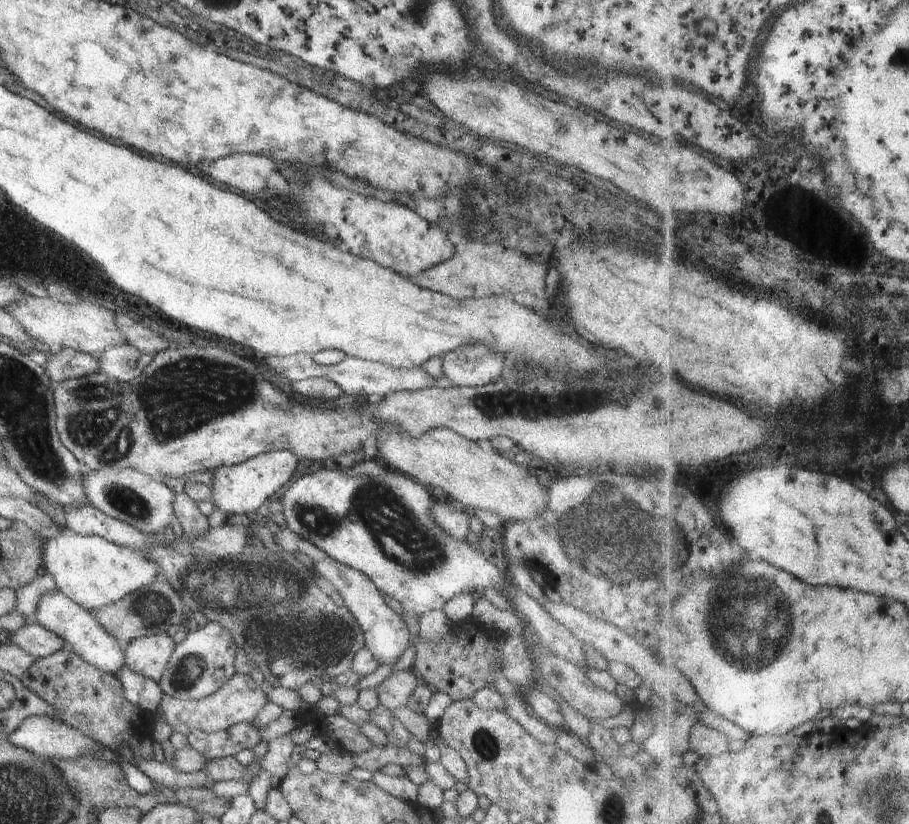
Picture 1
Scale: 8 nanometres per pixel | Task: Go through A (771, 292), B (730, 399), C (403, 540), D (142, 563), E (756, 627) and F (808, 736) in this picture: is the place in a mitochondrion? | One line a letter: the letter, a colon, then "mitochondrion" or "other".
A: other
B: other
C: mitochondrion
D: other
E: mitochondrion
F: other

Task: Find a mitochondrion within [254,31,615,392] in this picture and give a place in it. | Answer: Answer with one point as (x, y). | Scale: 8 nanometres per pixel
(315, 200)

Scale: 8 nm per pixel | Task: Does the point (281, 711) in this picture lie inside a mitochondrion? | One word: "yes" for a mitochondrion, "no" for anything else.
no

